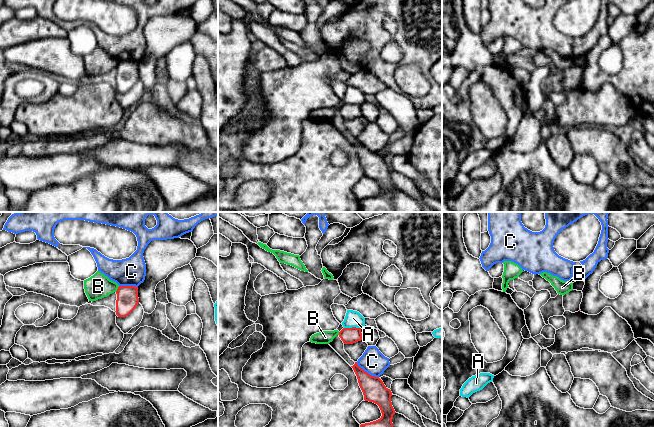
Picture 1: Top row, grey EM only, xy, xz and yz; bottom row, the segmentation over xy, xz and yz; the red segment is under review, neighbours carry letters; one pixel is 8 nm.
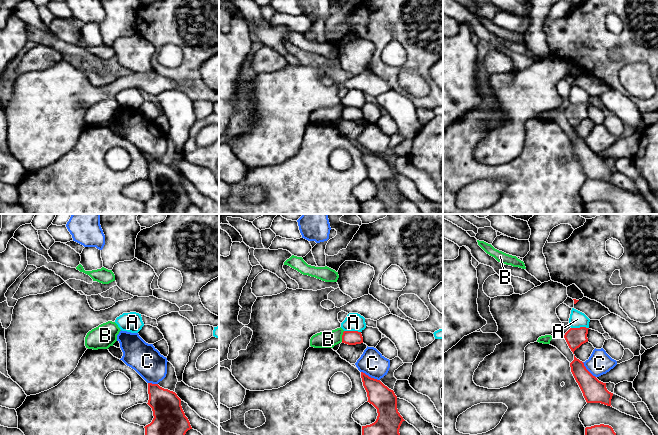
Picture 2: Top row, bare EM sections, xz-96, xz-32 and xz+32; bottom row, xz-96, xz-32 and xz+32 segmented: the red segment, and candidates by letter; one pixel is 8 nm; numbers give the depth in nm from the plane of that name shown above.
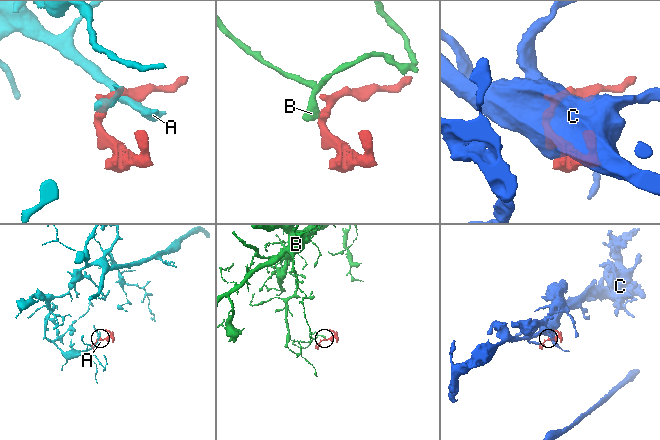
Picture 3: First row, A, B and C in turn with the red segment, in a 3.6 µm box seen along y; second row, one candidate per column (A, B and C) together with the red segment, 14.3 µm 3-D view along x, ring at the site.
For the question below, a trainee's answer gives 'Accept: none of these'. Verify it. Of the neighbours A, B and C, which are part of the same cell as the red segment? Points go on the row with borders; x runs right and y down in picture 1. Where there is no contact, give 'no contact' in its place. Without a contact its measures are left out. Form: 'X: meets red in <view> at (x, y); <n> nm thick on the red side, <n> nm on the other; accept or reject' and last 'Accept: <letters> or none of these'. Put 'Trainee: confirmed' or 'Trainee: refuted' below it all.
A: meets red in xz at (352, 327); 130 nm thick on the red side, 130 nm on the other; reject
B: meets red in xy at (117, 289); 180 nm thick on the red side, 200 nm on the other; reject
C: meets red in xz at (366, 372); 190 nm thick on the red side, 200 nm on the other; reject
Accept: none of these
Trainee: confirmed

